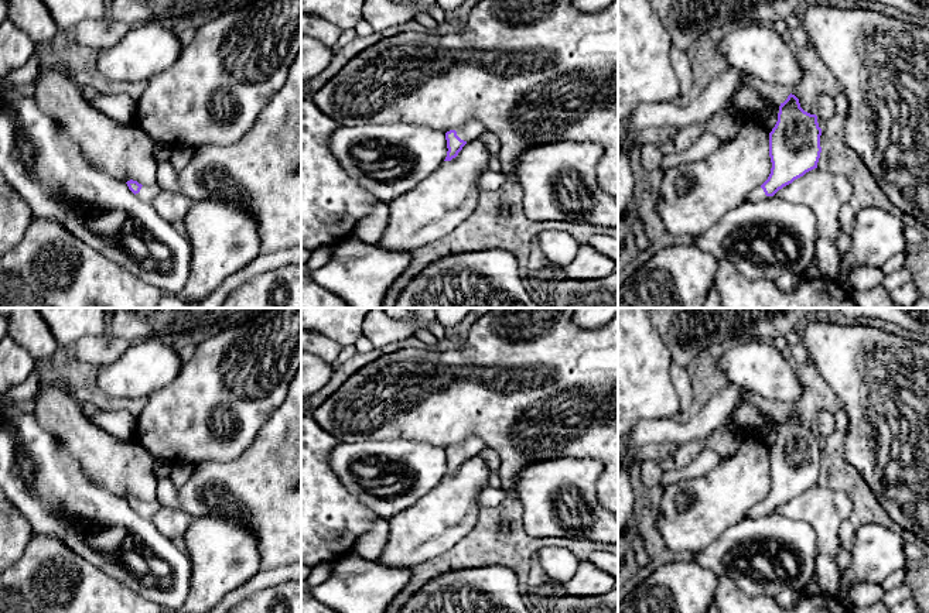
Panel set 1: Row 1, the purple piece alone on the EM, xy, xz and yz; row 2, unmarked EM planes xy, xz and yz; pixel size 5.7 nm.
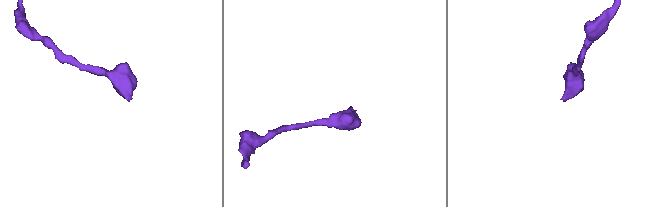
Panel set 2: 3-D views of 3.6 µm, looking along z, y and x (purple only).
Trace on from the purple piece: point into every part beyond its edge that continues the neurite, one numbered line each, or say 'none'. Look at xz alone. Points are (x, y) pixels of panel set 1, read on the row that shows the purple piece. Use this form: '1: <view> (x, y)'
1: xz (471, 130)

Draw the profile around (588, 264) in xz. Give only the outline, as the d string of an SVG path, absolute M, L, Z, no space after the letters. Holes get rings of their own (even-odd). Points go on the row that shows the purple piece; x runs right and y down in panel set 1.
M588 244L580 246L574 260L561 268L559 277L580 281L598 280L615 273L617 263Z

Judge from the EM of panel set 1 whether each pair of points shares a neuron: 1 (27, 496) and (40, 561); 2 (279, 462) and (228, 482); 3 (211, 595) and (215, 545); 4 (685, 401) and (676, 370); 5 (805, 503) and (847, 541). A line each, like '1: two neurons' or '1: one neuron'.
1: two neurons
2: one neuron
3: one neuron
4: one neuron
5: two neurons

